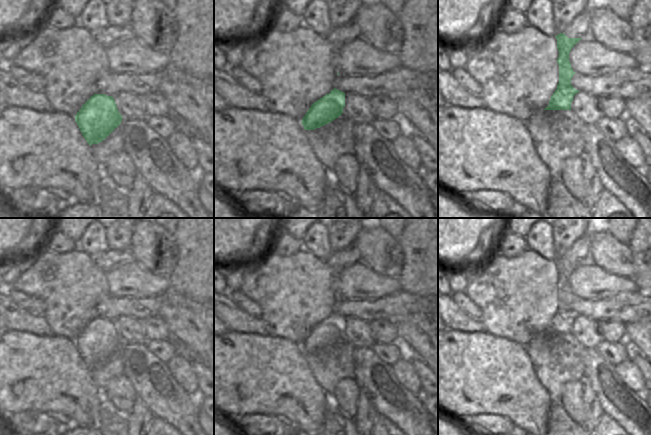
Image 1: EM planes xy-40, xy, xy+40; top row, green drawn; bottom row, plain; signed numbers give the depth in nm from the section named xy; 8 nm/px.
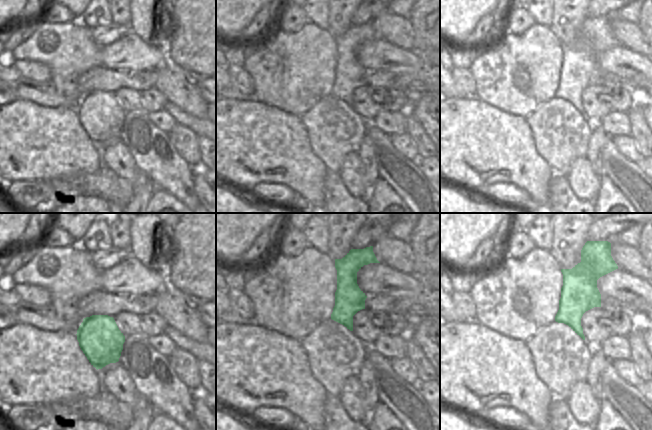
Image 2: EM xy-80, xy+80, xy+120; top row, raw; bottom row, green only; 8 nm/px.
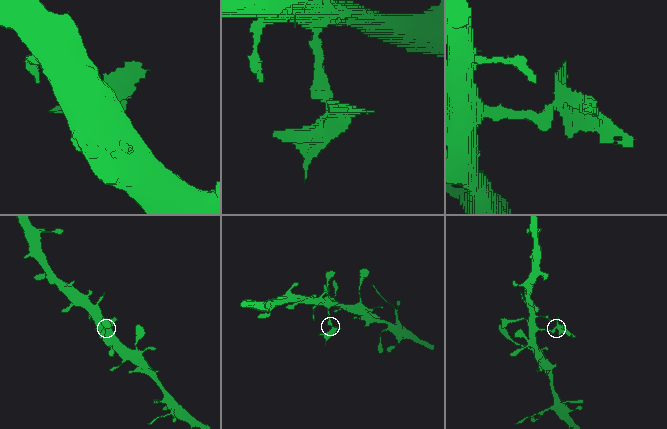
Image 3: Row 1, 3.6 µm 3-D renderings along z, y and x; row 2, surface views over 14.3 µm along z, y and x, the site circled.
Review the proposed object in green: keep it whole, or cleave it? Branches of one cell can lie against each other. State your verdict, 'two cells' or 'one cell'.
two cells

